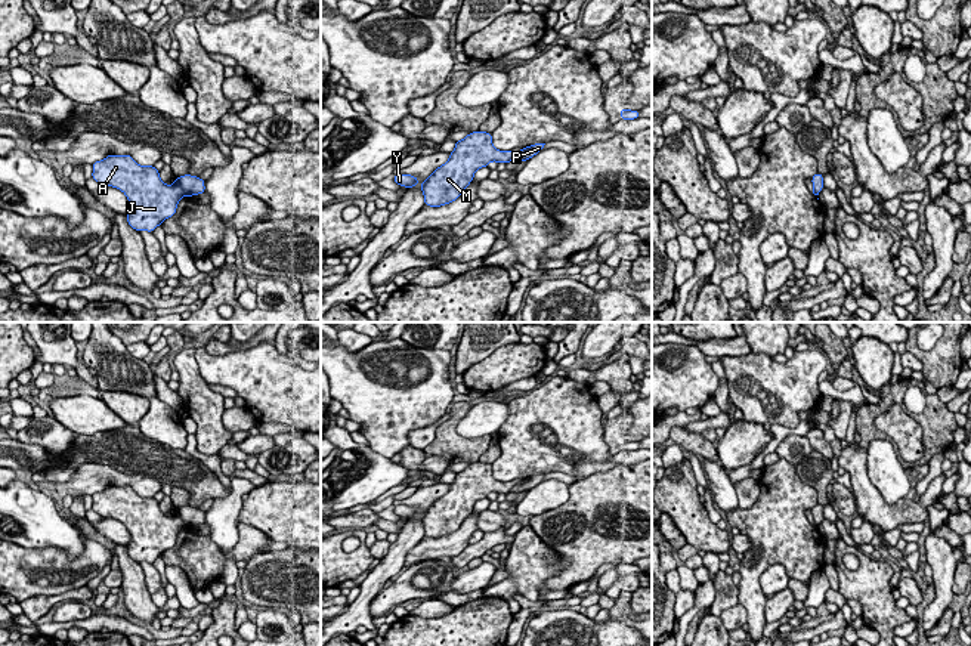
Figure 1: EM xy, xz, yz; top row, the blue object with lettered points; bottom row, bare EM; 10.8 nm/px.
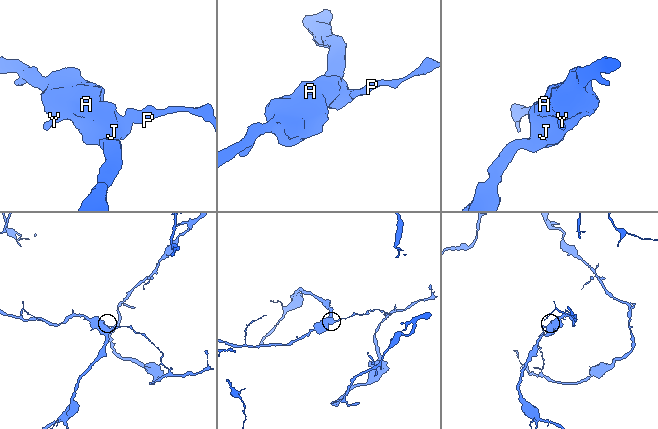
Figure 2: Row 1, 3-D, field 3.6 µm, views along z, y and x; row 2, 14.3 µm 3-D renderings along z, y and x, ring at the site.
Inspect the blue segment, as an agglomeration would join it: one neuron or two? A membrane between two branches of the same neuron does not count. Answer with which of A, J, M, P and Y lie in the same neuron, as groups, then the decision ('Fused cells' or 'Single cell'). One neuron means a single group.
Groups: A J M Y / P. Fused cells

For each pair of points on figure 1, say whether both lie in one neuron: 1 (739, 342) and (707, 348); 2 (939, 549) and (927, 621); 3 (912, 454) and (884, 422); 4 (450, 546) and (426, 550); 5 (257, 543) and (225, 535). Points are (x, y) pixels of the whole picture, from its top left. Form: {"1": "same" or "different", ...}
{"1": "same", "2": "same", "3": "same", "4": "same", "5": "different"}

